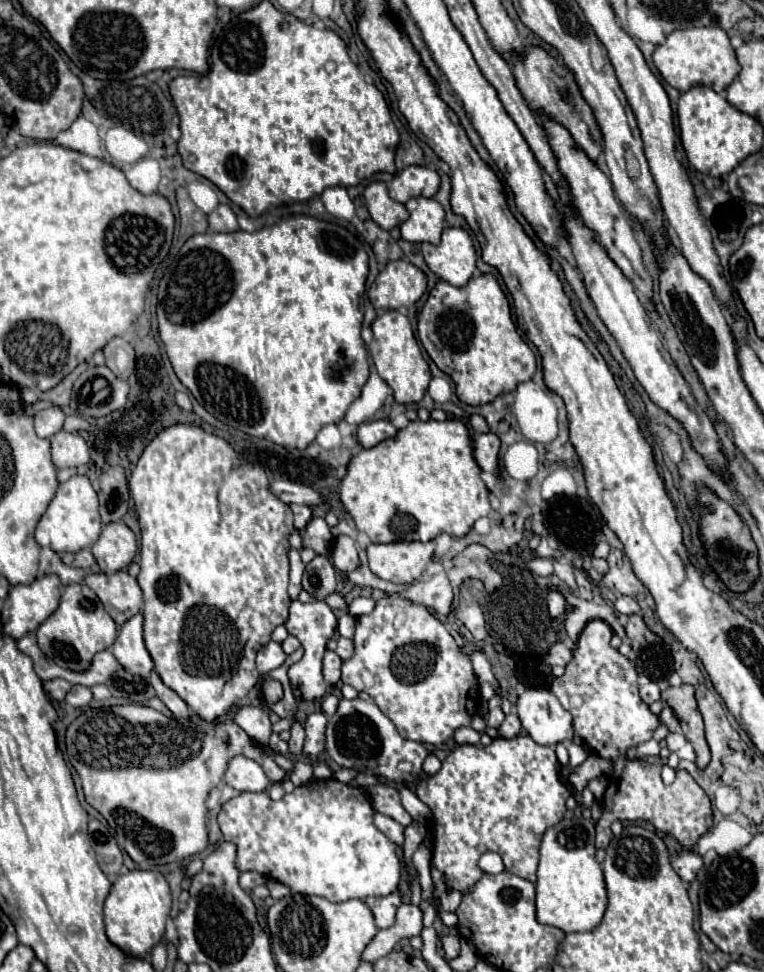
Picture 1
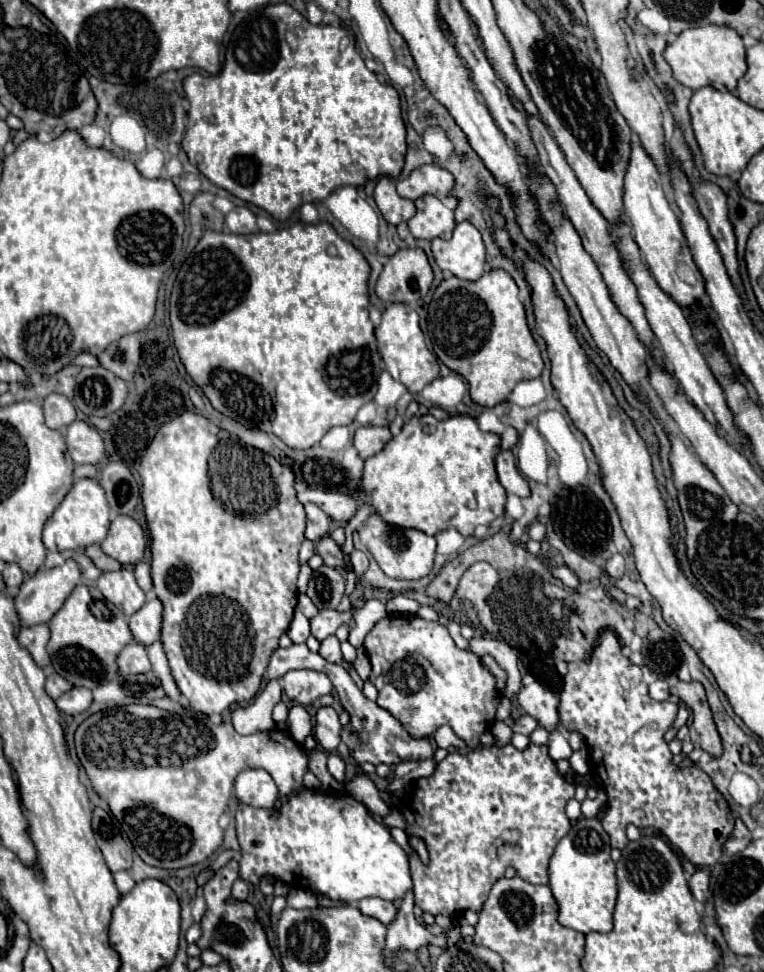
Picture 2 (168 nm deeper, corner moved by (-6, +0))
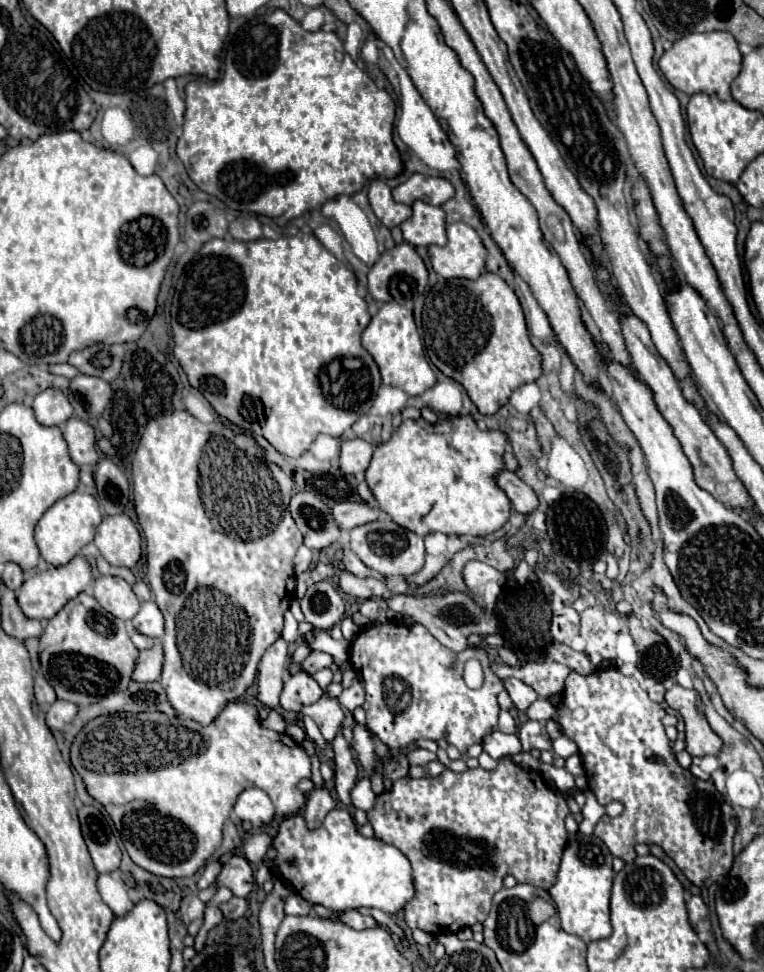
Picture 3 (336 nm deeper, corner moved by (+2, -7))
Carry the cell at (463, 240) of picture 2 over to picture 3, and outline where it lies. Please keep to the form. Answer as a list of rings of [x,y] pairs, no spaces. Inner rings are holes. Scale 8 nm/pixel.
[[[454,222],[446,228],[448,244],[430,246],[428,256],[436,274],[444,278],[476,280],[486,262],[486,248],[482,238],[464,222]]]

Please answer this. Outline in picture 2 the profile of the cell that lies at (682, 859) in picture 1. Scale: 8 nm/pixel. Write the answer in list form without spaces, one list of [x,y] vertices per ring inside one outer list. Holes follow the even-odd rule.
[[[696,869],[688,881],[688,887],[692,891],[692,895],[698,899],[698,901],[706,901],[706,895],[708,895],[708,873],[704,869]]]

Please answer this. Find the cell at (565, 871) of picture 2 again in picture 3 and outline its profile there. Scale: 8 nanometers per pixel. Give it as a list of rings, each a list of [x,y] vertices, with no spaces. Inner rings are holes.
[[[580,836],[570,842],[562,854],[558,880],[550,888],[550,896],[556,902],[562,928],[568,934],[582,938],[584,942],[594,942],[608,938],[612,934],[610,926],[610,890],[612,890],[614,870],[612,854],[596,836]]]

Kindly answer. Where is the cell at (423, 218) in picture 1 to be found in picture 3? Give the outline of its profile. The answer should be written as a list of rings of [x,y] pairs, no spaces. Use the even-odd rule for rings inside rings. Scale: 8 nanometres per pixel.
[[[422,200],[412,204],[412,216],[400,224],[404,240],[412,246],[444,246],[446,244],[446,222],[444,210]]]

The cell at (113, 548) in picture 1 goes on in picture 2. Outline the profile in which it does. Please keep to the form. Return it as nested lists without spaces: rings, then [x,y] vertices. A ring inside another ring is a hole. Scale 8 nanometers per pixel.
[[[118,515],[108,529],[106,539],[102,541],[102,551],[122,563],[124,567],[136,565],[146,551],[146,539],[142,527],[126,515]]]

